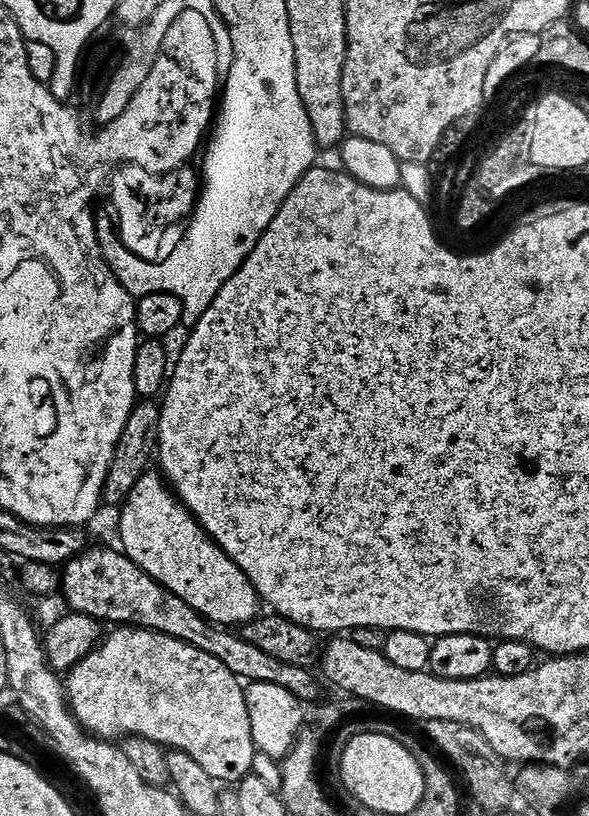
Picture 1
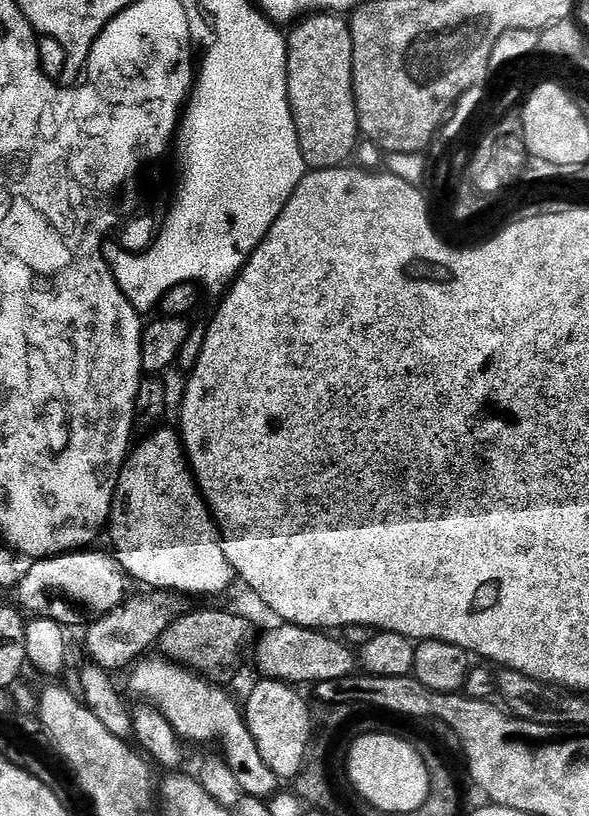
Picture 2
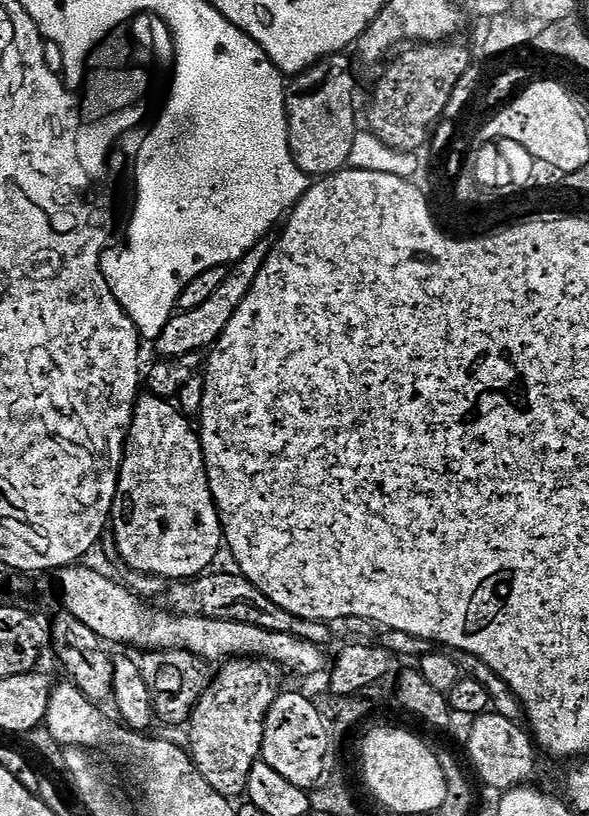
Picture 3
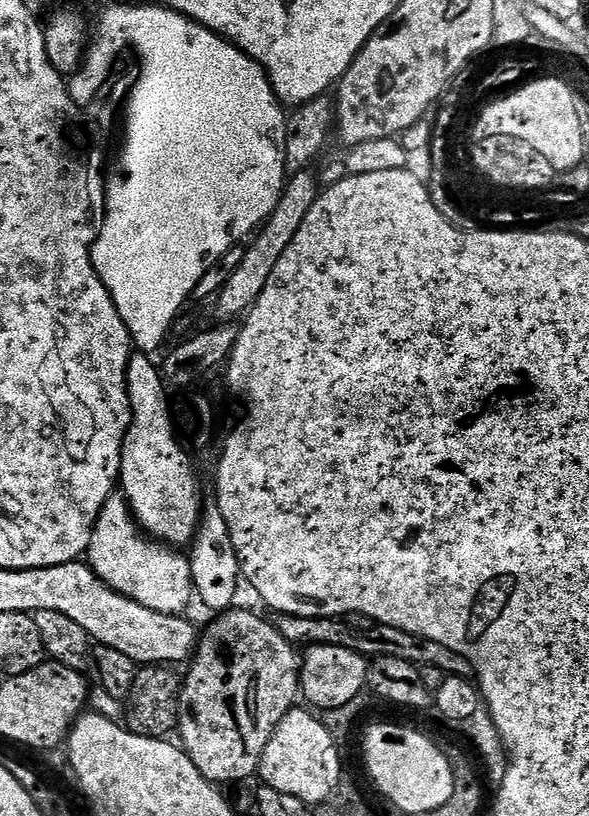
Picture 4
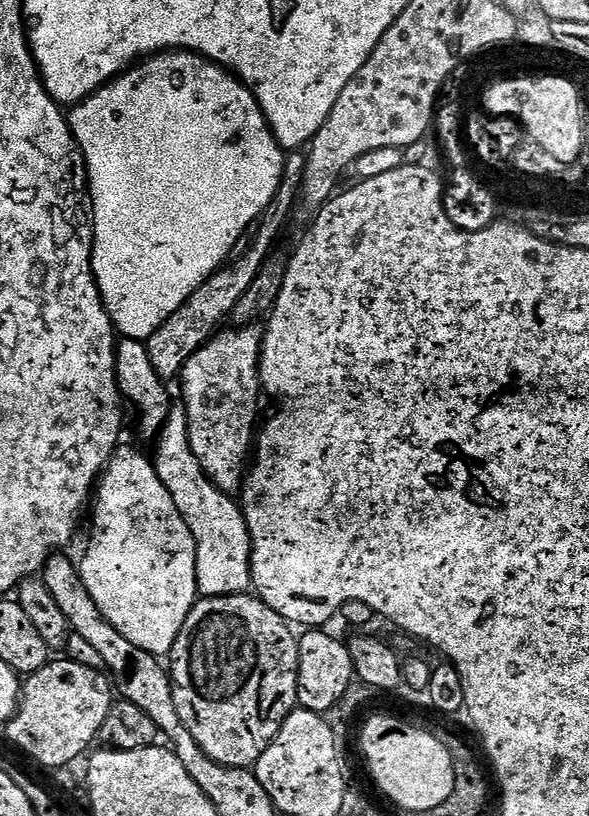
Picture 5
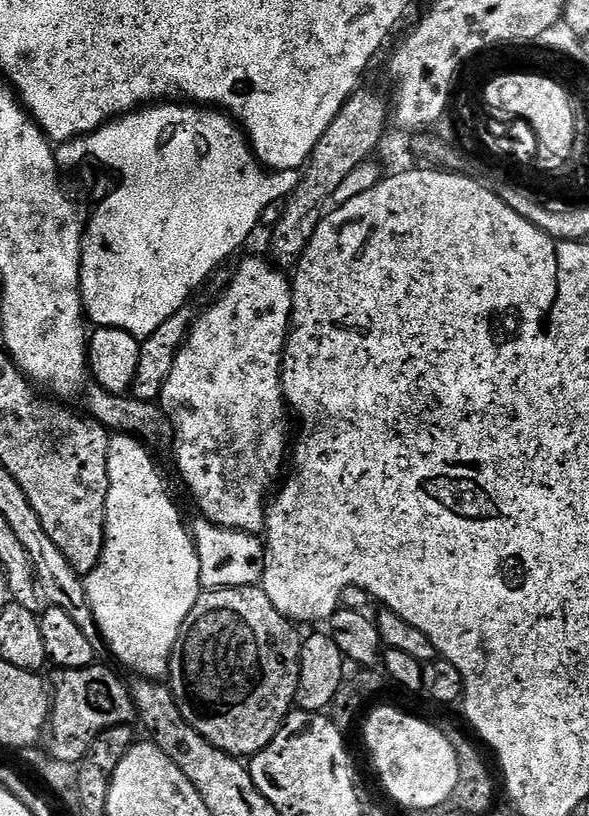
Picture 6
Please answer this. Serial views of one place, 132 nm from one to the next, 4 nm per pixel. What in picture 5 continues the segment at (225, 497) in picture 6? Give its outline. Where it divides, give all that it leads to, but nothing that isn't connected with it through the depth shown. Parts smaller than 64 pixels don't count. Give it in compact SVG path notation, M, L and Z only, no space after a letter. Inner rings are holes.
M225 327L192 355L178 377L194 458L198 458L209 478L229 494L241 491L258 436L256 407L262 397L260 347L263 341L264 333L259 327Z

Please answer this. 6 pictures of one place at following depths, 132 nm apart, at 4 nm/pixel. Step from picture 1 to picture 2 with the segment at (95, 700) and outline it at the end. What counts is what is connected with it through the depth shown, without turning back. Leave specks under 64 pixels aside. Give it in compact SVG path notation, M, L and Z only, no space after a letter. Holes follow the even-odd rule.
M160 654L149 655L133 664L127 676L129 690L140 702L160 711L170 726L174 726L181 741L220 744L224 751L221 752L222 758L228 768L234 770L234 778L238 778L238 786L242 786L245 796L268 800L277 795L282 781L274 774L274 770L270 770L270 766L266 766L266 762L262 762L262 754L258 754L258 746L248 729L245 713L241 705L239 708L232 701L227 687L213 684L212 681L187 671L184 665Z

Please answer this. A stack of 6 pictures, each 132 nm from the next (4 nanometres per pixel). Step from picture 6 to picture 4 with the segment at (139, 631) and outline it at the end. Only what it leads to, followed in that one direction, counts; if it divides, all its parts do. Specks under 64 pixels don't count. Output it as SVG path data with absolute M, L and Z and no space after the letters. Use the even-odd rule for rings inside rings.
M114 494L102 506L90 538L86 563L118 594L160 614L179 616L189 611L188 603L194 600L192 561L180 552L183 551L145 535L128 501L123 495Z

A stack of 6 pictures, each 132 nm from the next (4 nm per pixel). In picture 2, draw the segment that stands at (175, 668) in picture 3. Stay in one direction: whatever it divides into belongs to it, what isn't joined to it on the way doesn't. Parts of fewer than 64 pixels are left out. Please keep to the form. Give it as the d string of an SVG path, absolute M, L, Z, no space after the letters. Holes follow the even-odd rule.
M210 608L202 612L190 612L177 616L176 621L164 631L162 637L163 655L184 665L187 671L212 681L213 684L227 685L227 680L236 676L244 651L253 647L258 631L244 616L236 612L218 612Z

